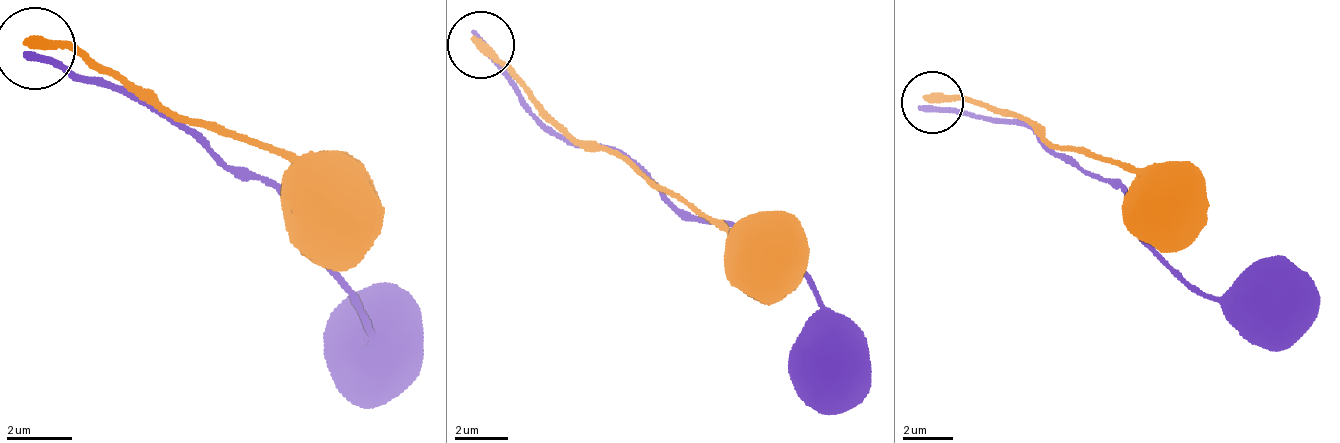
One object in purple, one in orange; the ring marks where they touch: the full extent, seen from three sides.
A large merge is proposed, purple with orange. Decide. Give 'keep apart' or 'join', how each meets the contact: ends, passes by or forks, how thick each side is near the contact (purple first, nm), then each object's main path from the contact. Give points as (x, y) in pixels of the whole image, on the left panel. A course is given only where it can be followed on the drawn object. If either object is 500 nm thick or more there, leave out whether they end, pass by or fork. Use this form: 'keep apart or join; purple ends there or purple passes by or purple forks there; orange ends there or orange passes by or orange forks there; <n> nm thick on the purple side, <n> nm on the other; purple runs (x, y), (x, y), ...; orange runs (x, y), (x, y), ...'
keep apart; purple ends there; orange ends there; 240 nm thick on the purple side, 360 nm on the other; purple runs (32, 50), (170, 113), (234, 174), (272, 183), (312, 241), (355, 293), (373, 336), (390, 314), (370, 348); orange runs (32, 50), (74, 44), (138, 97), (192, 122), (273, 142), (323, 194)

